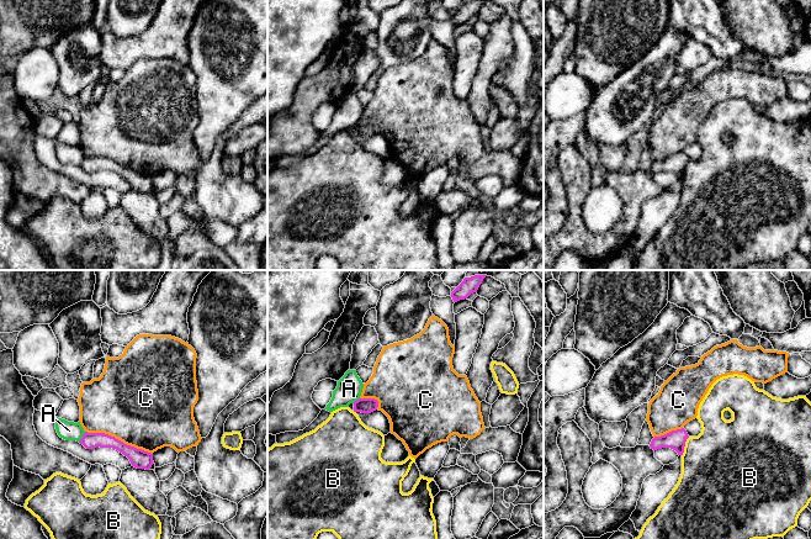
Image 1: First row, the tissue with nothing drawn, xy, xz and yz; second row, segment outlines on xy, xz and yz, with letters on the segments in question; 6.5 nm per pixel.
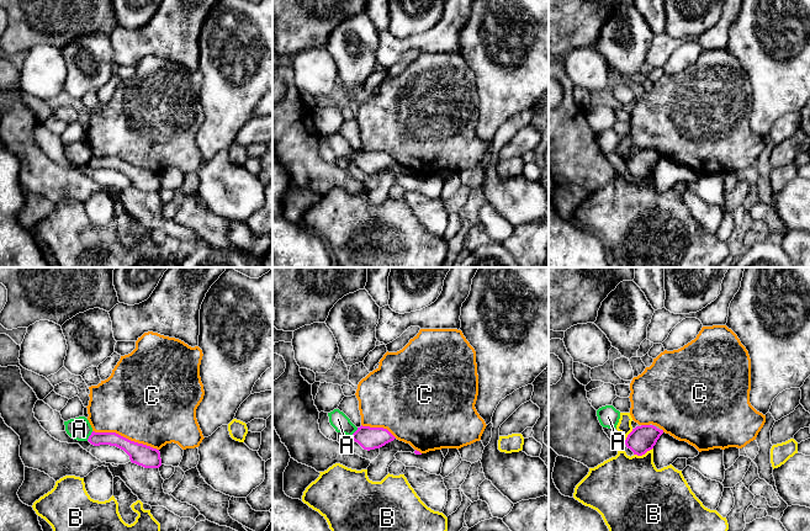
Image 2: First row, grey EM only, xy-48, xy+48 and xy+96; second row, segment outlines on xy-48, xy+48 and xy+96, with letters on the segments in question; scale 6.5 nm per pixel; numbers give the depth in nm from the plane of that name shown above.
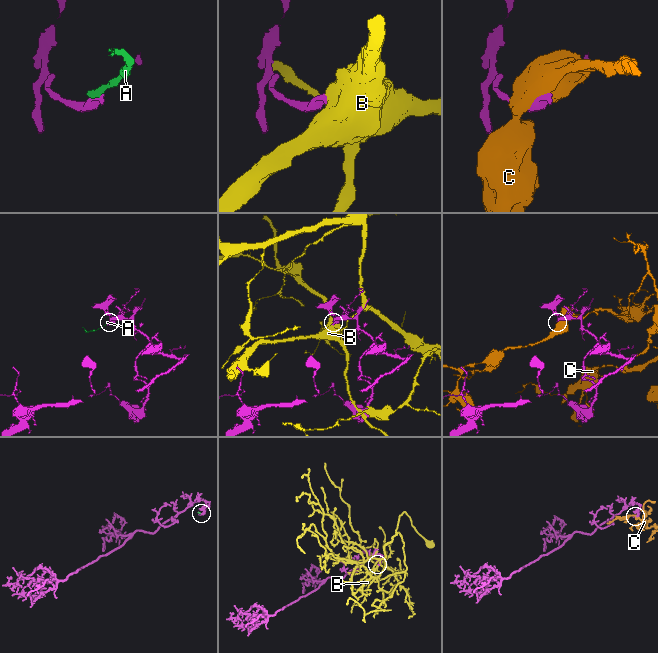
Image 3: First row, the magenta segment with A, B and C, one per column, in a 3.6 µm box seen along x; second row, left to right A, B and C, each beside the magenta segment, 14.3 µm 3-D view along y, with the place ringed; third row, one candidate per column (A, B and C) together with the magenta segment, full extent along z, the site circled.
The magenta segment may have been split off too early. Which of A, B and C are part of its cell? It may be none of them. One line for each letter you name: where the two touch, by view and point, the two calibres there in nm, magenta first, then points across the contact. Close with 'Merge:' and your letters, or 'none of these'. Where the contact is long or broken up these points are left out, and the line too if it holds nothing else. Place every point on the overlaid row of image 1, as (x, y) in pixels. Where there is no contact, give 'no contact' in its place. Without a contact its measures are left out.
Merge: none of these

